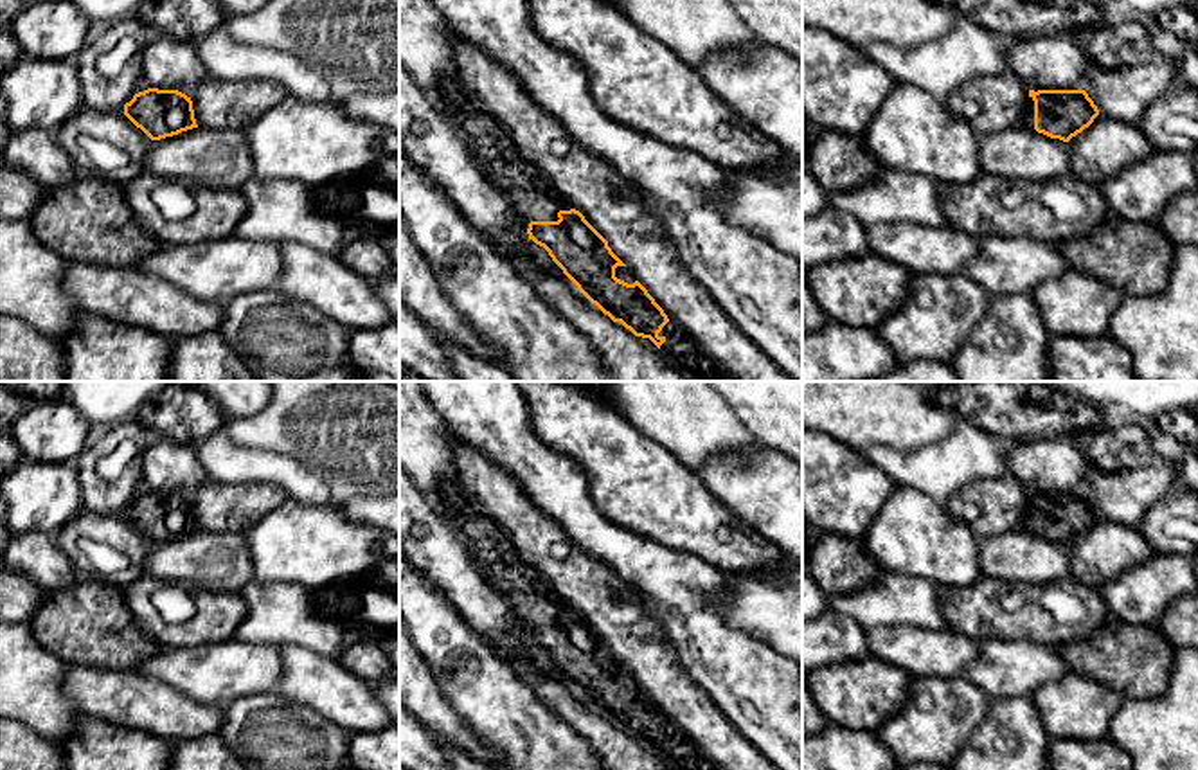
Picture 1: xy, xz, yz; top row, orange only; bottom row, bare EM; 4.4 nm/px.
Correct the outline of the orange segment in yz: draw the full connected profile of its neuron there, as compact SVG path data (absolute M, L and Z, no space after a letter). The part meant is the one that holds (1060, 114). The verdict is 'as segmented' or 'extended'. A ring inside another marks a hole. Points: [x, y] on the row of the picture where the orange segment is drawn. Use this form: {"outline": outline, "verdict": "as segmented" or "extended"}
{"outline": "M1029 90L1024 124L1050 139L1068 142L1099 115L1085 90Z", "verdict": "extended"}

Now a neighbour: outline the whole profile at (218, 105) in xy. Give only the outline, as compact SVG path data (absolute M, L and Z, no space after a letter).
M207 77L191 95L198 128L243 128L277 106L288 90L275 81L223 81Z

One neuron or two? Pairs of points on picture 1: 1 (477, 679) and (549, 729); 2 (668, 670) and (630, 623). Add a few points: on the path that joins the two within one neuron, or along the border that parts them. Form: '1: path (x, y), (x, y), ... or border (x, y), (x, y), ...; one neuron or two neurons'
1: path (495, 697), (531, 729); one neuron
2: path (657, 659), (632, 634); one neuron

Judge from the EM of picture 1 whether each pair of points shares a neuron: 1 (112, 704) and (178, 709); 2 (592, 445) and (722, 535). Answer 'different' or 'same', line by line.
1: same
2: same

